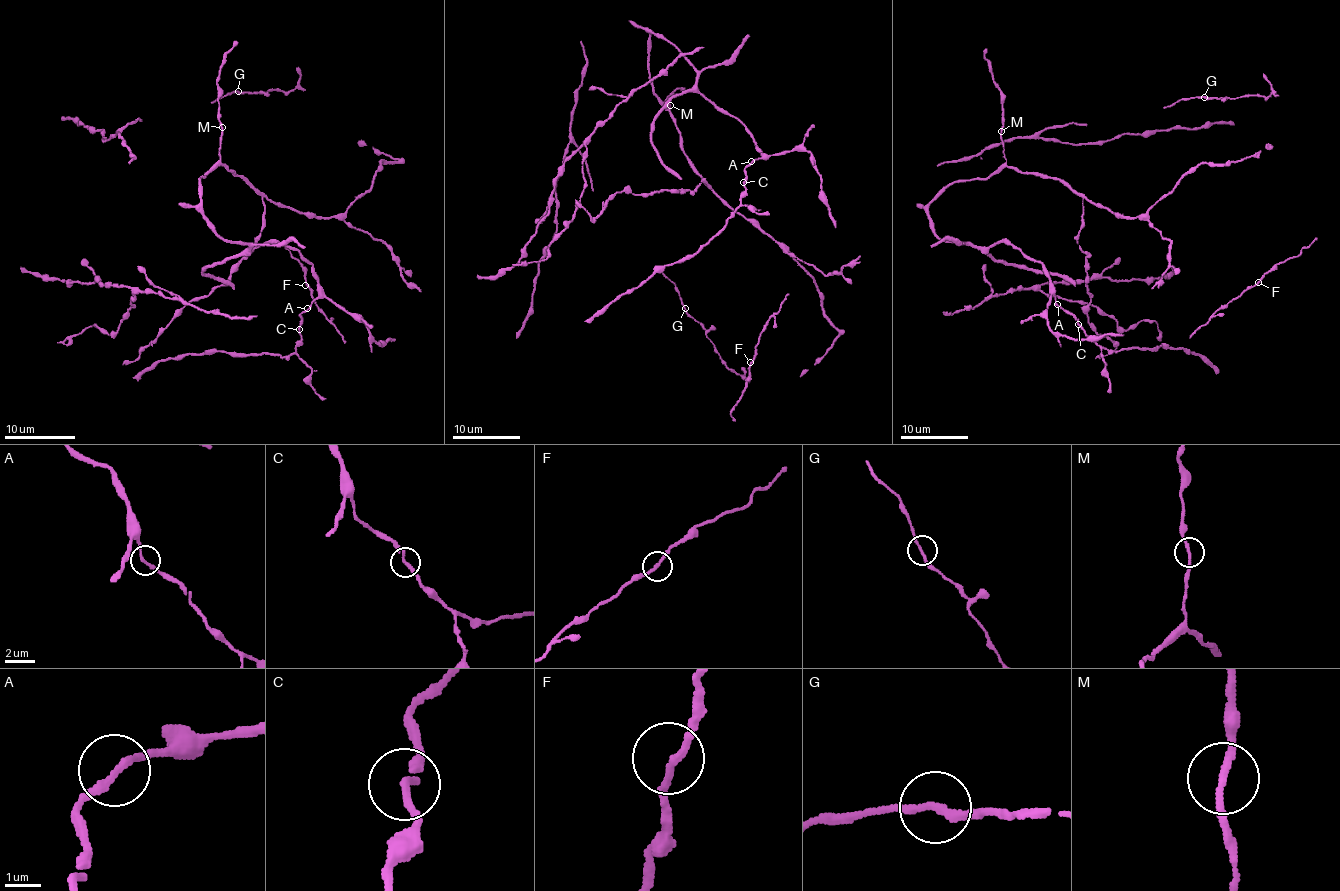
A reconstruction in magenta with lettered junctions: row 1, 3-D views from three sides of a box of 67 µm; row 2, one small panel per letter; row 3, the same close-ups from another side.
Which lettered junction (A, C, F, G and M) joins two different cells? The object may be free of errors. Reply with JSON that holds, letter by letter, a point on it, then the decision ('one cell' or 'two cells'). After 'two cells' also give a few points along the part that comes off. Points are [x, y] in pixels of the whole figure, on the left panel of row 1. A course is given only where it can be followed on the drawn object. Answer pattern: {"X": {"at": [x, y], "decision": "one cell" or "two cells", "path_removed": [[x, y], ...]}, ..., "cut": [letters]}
{"A": {"at": [307, 308], "decision": "one cell"}, "C": {"at": [299, 329], "decision": "one cell"}, "F": {"at": [305, 285], "decision": "one cell"}, "G": {"at": [238, 91], "decision": "one cell"}, "M": {"at": [222, 127], "decision": "one cell"}, "cut": []}

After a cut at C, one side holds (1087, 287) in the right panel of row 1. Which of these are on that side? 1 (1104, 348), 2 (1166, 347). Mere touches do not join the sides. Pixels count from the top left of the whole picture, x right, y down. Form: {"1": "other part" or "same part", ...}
{"1": "other part", "2": "other part"}

